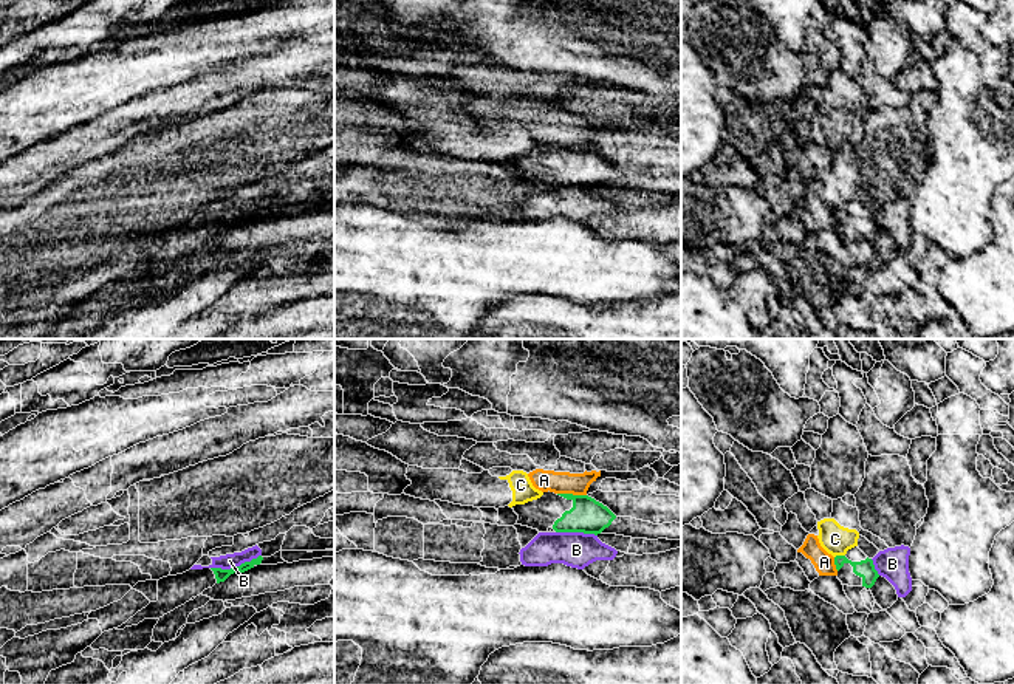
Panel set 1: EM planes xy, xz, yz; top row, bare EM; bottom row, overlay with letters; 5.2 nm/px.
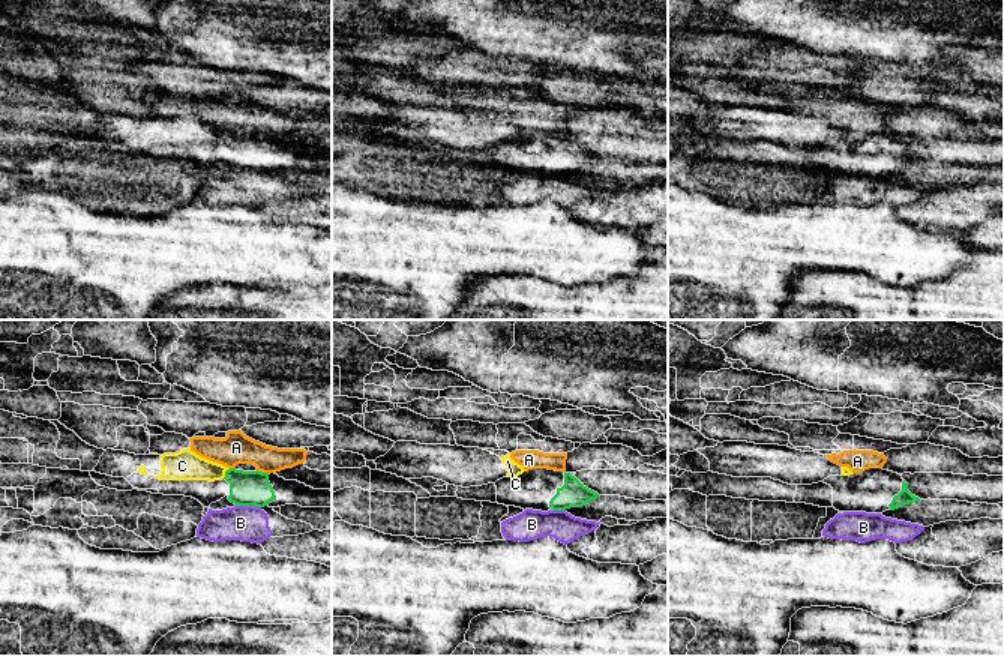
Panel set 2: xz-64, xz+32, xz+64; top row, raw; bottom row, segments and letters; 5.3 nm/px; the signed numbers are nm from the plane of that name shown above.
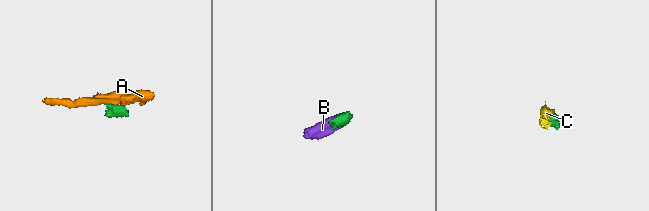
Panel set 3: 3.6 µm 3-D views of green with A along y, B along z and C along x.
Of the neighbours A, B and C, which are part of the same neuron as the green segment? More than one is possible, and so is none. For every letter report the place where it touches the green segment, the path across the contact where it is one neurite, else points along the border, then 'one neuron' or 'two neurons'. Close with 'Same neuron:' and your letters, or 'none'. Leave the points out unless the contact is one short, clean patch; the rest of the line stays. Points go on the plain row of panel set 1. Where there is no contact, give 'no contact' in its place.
A: meets green in xz at (572, 147); border along xz (558, 146), (585, 149); two neurons
B: meets green in xy at (237, 220); border along xy (260, 208), (236, 220), (211, 222); two neurons
C: meets green in yz at (839, 209); border along yz (844, 208), (835, 211); two neurons
Same neuron: none

